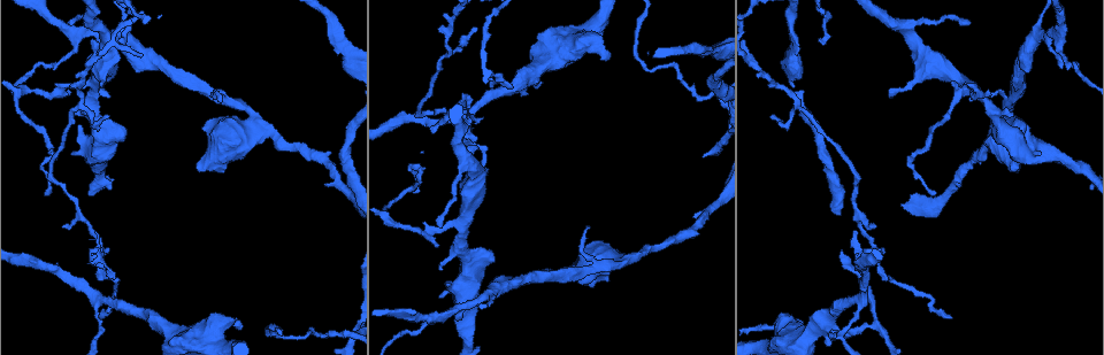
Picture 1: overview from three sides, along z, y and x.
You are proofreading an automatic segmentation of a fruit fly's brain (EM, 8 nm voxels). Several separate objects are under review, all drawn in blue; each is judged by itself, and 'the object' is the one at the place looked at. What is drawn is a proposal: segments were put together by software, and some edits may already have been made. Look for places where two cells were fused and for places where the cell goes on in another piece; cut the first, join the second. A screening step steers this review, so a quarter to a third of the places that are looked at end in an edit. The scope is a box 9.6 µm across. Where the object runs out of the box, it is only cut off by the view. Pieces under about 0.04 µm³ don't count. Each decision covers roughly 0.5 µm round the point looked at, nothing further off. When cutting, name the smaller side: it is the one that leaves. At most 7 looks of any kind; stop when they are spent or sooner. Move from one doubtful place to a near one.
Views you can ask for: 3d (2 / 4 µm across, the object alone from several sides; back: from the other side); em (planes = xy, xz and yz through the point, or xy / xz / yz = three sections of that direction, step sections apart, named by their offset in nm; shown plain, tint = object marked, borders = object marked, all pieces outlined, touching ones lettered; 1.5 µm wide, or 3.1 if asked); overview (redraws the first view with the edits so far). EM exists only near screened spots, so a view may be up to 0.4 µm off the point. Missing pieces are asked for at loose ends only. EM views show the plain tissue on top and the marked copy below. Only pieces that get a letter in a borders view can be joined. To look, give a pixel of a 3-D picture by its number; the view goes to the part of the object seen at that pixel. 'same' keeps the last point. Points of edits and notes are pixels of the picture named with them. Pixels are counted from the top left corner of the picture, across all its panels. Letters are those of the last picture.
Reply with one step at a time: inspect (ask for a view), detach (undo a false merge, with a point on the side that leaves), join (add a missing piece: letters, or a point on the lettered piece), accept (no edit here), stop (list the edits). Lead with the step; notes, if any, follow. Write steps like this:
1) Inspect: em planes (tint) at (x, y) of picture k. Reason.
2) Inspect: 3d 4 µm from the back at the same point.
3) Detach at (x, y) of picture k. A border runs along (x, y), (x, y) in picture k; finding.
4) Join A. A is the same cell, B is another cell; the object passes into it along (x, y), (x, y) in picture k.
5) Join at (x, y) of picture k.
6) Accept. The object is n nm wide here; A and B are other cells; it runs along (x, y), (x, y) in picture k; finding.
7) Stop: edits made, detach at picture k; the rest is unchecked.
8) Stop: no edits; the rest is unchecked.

Inspect: em planes (tint) at (587, 226) of picture 1. An open end.

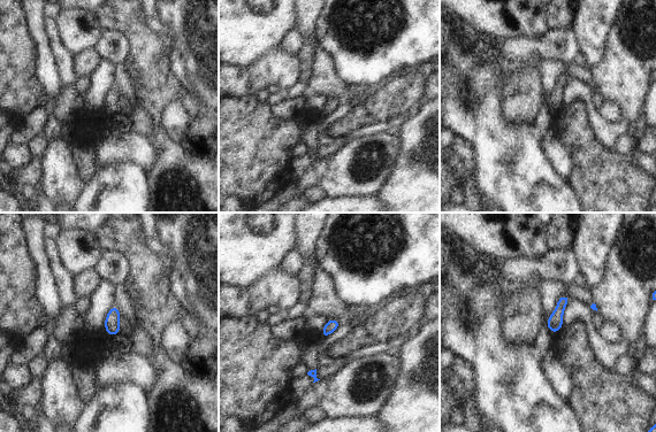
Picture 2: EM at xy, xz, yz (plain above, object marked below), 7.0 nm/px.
Inspect: em planes (borders) at the same point. What lies round it.

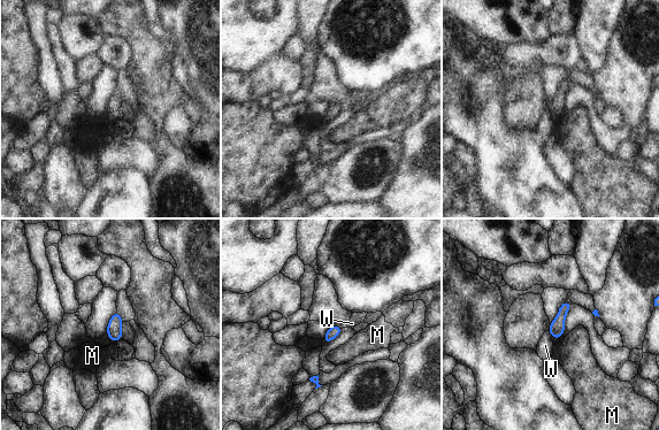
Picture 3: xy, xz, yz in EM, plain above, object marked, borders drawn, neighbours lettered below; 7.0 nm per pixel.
Accept. M and W are other cells; a border runs along (548, 330), (553, 339) in picture 3; none of them fits.

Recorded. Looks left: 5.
Inspect: 3d 2 µm at (491, 259) of picture 1. Thick end.

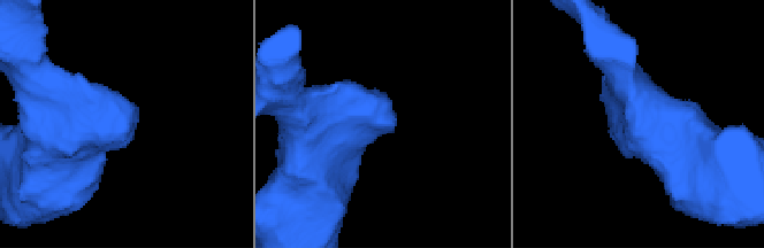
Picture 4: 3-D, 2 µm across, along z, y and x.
Inspect: em xy step 4 (tint) at (138, 108) of picture 4.

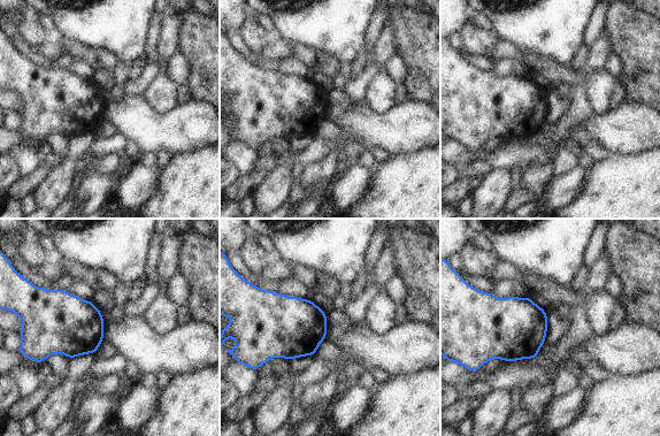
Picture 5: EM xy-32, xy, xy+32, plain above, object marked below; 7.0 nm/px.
Inspect: em planes (borders) at the same point.

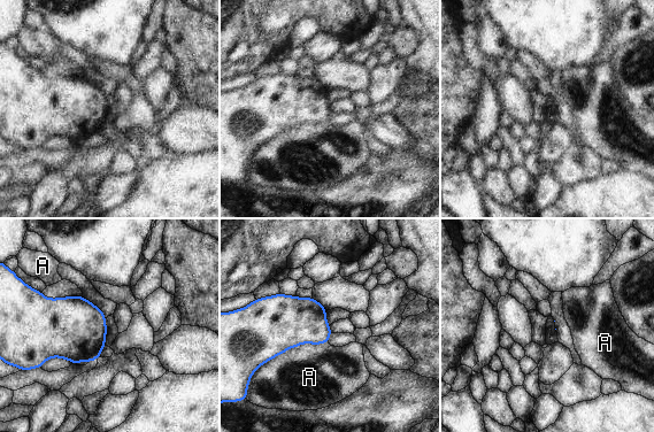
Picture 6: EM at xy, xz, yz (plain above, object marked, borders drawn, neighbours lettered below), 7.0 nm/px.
Accept. The longest contact is with A, 500 nm; A is another cell; none of them fits.

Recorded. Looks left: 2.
Inspect: em xy step 8 (borders) at (109, 95) of picture 1. An open end.

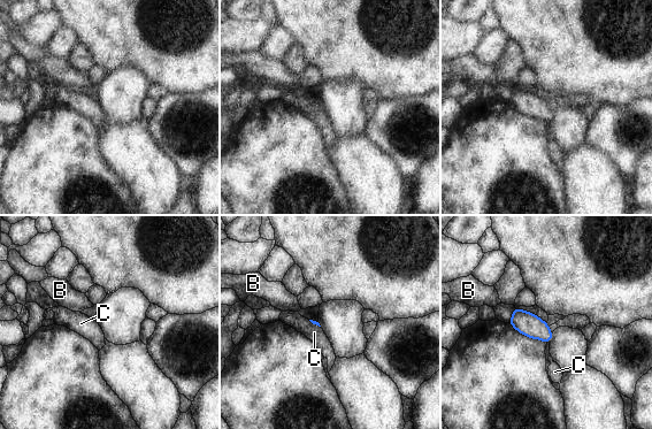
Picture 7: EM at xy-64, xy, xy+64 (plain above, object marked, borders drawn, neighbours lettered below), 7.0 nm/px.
Inspect: em planes (borders) at the same point.

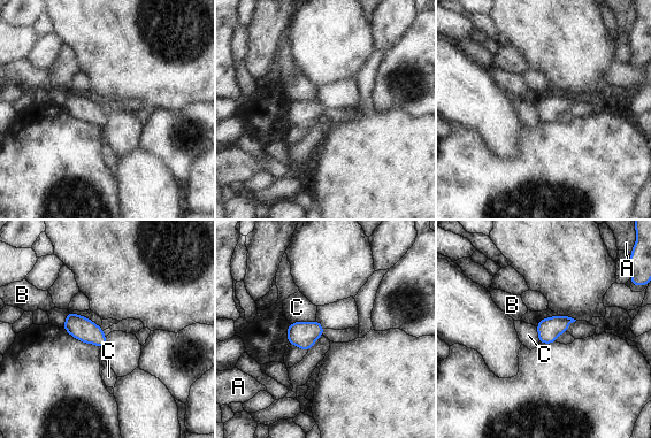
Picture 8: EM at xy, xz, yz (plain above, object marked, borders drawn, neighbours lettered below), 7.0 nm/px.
Accept. The object is 160 nm wide here; A, B and C are other cells; no lettered piece goes on from it.

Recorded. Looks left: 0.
Stop: no edits; the rest is unchecked.

